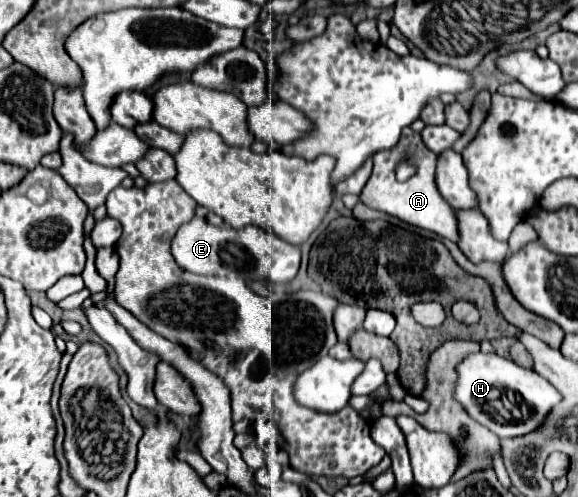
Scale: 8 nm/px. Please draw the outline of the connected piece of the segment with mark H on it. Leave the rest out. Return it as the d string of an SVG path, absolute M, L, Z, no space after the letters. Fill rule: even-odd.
M474 353L458 365L458 389L454 395L478 423L502 439L522 437L540 429L550 411L562 401L562 395L550 381L532 369L524 369L514 361L486 353ZM524 403L528 411L524 409Z

